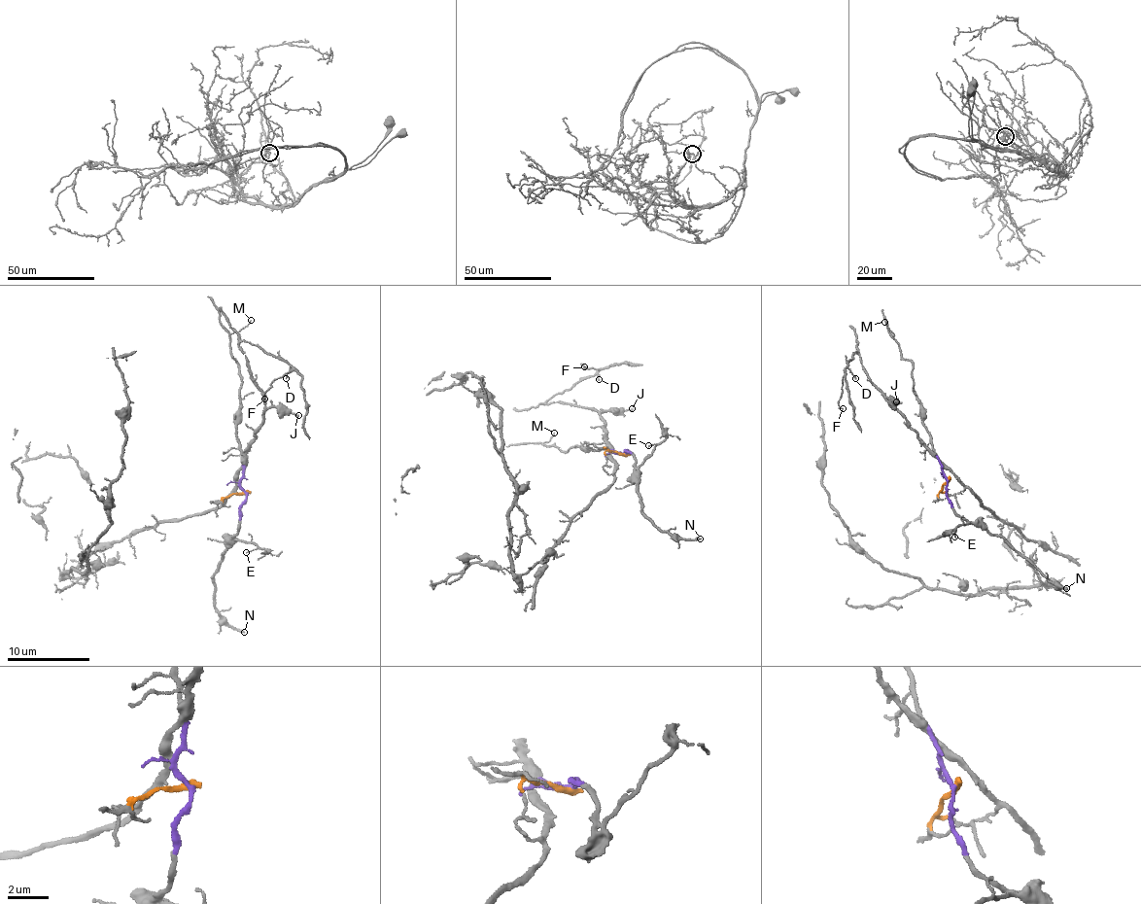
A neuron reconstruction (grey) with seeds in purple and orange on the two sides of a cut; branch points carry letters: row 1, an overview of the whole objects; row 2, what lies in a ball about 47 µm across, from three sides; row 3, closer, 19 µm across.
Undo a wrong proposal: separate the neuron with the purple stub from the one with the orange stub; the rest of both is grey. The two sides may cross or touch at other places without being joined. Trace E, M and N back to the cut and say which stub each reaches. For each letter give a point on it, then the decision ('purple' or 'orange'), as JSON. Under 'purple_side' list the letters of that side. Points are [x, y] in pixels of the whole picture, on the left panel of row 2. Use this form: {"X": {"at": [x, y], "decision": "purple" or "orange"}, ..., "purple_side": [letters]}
{"E": {"at": [246, 552], "decision": "purple"}, "M": {"at": [251, 320], "decision": "purple"}, "N": {"at": [244, 632], "decision": "purple"}, "purple_side": ["E", "M", "N"]}

